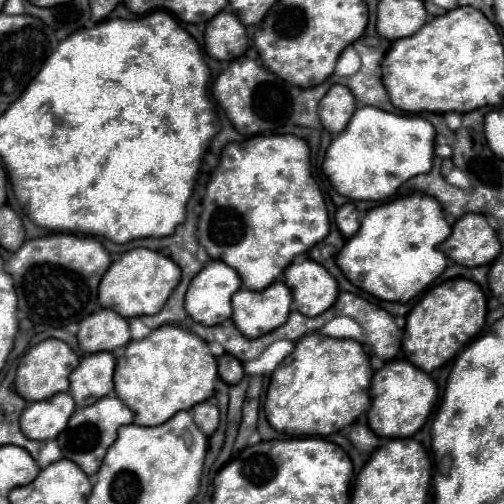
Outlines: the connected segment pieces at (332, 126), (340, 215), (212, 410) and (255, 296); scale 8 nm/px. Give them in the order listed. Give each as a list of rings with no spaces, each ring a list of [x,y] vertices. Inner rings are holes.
[[[334,84],[318,104],[318,116],[322,120],[322,126],[332,134],[338,134],[342,132],[342,128],[346,128],[354,110],[356,100],[352,92],[340,84]]]
[[[352,202],[342,204],[336,210],[334,220],[336,220],[336,226],[340,228],[344,238],[354,236],[354,232],[358,232],[358,228],[360,228],[360,214],[358,214],[358,210],[356,210],[356,206]]]
[[[202,402],[202,404],[196,404],[192,408],[192,418],[194,422],[198,424],[198,428],[210,436],[214,434],[214,430],[218,428],[218,420],[220,420],[220,414],[218,414],[218,408],[210,402]]]
[[[274,282],[262,292],[238,290],[232,296],[232,320],[246,338],[258,338],[280,328],[290,314],[292,296],[284,282]]]

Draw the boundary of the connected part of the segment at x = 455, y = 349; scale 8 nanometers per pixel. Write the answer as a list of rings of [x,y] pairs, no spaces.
[[[452,278],[427,291],[406,318],[402,338],[404,357],[394,360],[408,360],[432,378],[434,369],[450,362],[482,330],[486,318],[486,296],[476,282],[466,278]]]

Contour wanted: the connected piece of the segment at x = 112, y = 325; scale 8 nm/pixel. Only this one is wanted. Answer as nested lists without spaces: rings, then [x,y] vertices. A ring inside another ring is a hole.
[[[100,310],[86,316],[80,322],[78,346],[82,352],[112,352],[114,348],[126,346],[130,342],[128,320],[118,316],[114,310]]]

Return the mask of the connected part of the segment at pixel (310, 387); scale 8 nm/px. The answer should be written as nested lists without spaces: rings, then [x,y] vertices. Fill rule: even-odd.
[[[318,332],[306,334],[302,340],[296,342],[294,352],[288,354],[280,362],[280,366],[272,372],[272,380],[264,402],[266,418],[276,432],[282,432],[286,436],[328,436],[340,432],[344,426],[352,424],[360,414],[364,414],[370,408],[368,388],[372,374],[374,370],[360,342],[338,340],[338,338],[322,336]]]

